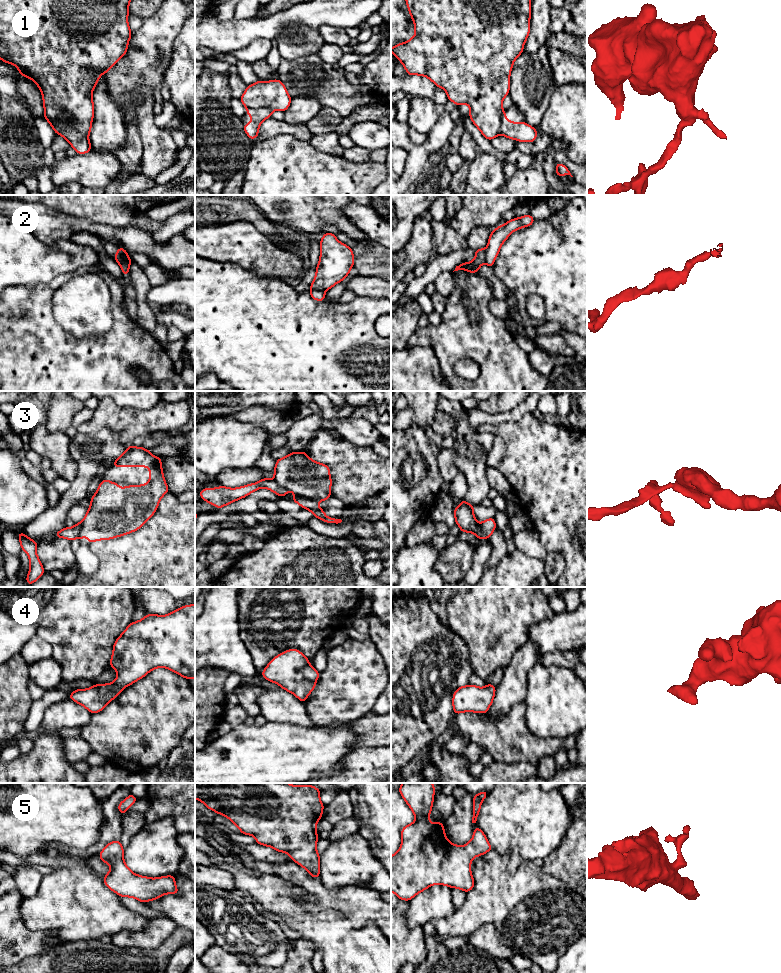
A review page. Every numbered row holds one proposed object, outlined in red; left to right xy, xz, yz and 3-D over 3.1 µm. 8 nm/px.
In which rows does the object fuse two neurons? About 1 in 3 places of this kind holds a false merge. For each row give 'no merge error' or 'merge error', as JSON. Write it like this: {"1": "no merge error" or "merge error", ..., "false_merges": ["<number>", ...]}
{"1": "merge error", "2": "no merge error", "3": "merge error", "4": "no merge error", "5": "no merge error", "false_merges": ["1", "3"]}

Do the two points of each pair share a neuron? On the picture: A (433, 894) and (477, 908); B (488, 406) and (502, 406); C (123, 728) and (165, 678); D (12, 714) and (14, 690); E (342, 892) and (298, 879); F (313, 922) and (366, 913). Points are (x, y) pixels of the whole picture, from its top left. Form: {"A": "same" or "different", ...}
{"A": "different", "B": "same", "C": "same", "D": "same", "E": "same", "F": "different"}

